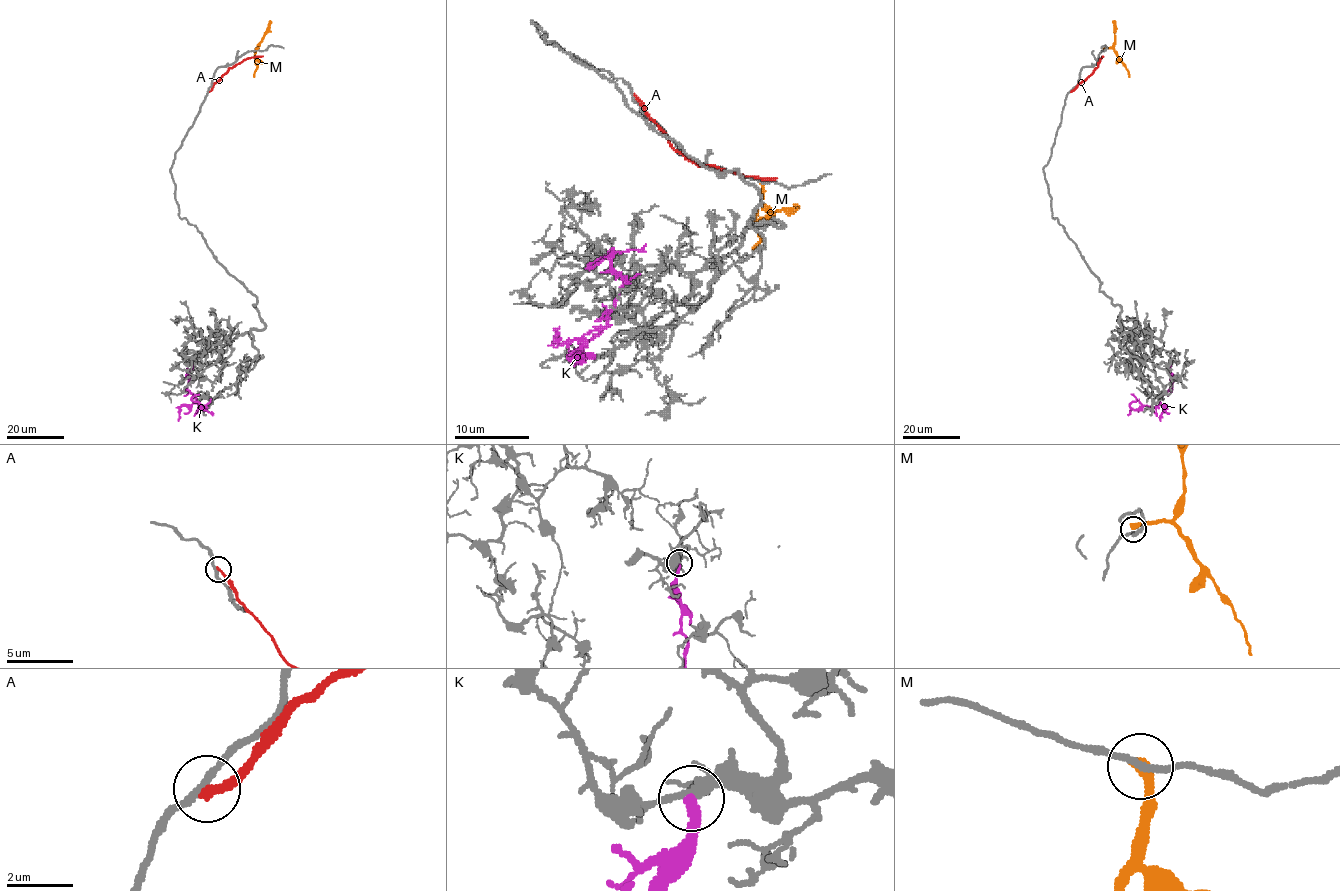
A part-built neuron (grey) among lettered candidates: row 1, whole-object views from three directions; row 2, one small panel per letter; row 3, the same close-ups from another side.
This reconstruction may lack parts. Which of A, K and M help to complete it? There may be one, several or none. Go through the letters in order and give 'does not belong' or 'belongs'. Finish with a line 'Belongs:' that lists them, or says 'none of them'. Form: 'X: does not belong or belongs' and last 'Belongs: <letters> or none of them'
A: does not belong
K: does not belong
M: does not belong
Belongs: none of them

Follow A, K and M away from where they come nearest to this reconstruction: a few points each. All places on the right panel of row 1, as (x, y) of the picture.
A: (1071, 91), (1089, 77), (1102, 56)
K: (1171, 364), (1171, 386), (1157, 406), (1140, 406), (1133, 409), (1129, 404), (1136, 399), (1131, 394)
M: (1104, 50), (1114, 50), (1129, 77)

